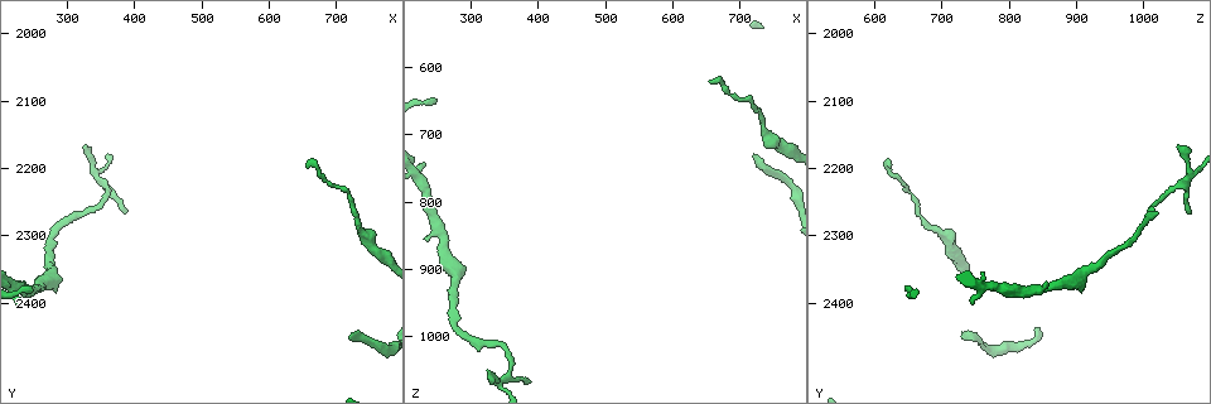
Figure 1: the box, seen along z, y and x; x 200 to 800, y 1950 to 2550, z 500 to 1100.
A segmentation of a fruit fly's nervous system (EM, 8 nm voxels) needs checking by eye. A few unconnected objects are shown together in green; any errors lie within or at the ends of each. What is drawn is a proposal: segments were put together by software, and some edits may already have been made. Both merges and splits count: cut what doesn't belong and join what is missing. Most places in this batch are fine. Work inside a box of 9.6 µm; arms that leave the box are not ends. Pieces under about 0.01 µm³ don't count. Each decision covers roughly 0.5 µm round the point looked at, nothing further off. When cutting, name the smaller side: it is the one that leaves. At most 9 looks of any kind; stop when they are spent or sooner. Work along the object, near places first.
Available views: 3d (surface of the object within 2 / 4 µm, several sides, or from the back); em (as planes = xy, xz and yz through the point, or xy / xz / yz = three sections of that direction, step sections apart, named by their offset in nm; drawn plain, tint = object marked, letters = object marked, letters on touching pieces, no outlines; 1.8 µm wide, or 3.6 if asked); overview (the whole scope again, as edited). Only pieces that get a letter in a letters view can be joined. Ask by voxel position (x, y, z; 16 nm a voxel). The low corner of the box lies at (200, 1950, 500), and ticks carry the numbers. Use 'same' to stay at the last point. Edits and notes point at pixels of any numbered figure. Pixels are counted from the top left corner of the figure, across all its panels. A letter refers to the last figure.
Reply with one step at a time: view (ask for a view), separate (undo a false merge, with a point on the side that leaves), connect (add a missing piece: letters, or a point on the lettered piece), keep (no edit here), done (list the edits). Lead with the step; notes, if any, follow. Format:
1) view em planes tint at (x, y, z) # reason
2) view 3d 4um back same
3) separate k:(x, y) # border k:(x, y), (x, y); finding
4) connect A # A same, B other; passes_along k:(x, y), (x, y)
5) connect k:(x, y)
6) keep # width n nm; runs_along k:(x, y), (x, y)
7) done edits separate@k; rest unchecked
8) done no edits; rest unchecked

view em planes letters at (725, 2440, 730) # tapers out

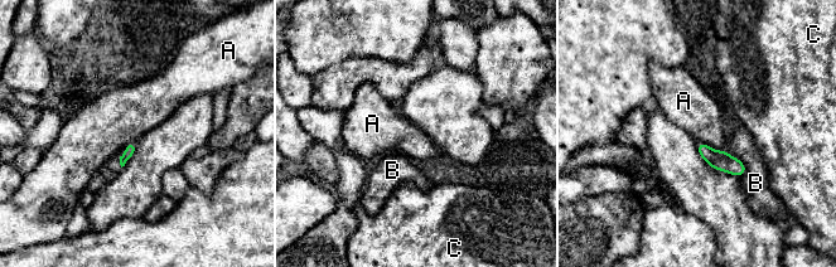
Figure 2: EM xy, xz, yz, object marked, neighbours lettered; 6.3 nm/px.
keep # A other, B other, C other; border 2:(701, 141), (713, 149), (723, 150); none of them fits

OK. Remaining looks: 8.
view 3d 2um at (655, 2200, 620) # thin end

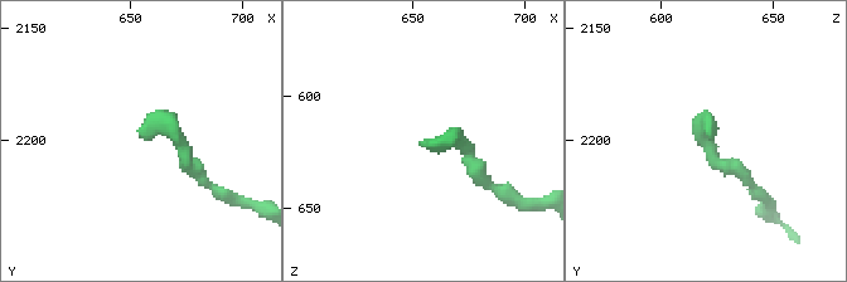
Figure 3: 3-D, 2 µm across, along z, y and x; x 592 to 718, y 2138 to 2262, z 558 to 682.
view em xy step 16 letters at (655, 2198, 621)

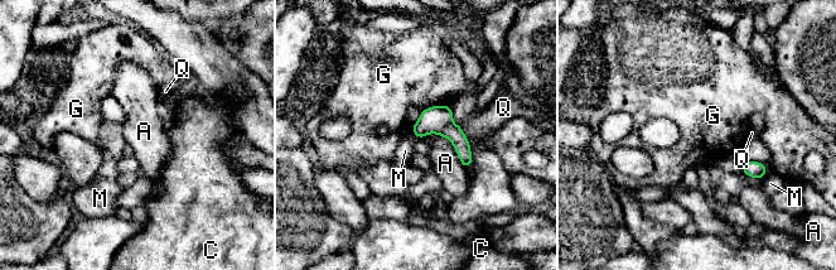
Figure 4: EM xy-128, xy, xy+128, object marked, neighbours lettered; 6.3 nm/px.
keep # A other, C other, G other, M other, Q other; border 4:(744, 173), (755, 178), (764, 176); no lettered piece goes on from it

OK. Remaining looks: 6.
view 3d 2um back at (330, 2165, 1055) # branch stops here

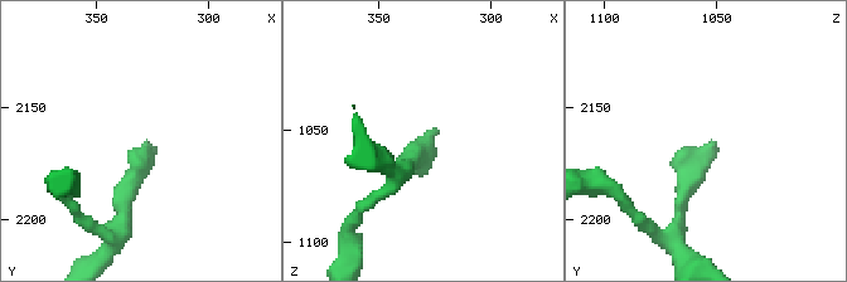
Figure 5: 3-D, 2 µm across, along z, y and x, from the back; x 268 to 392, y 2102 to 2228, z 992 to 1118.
view em planes letters at (324, 2168, 1050)

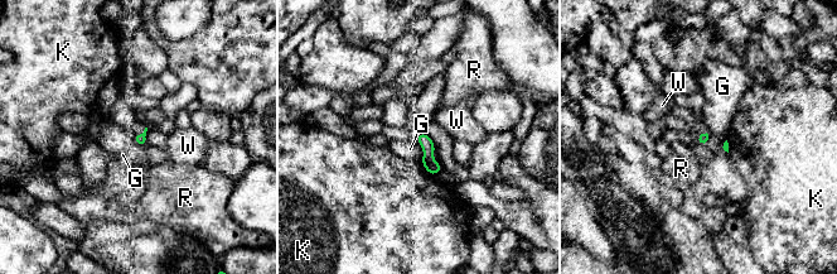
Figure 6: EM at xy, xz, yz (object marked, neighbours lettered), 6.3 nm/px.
keep # G other, K other, R other, W other; border 6:(415, 136), (424, 153), (421, 160); no lettered piece goes on from it

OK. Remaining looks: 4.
view em yz step 4 tint at (390, 2265, 1065) # tapers out

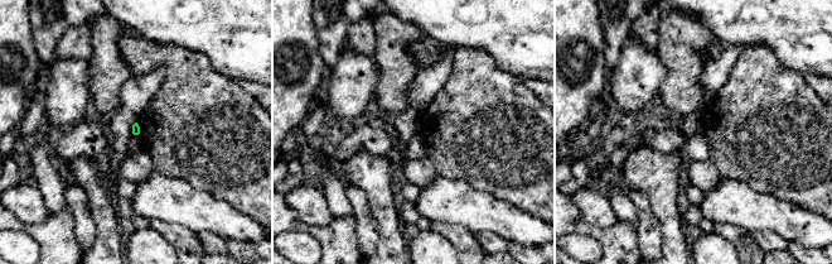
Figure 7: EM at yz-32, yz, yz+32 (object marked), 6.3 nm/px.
view em planes letters same # another direction

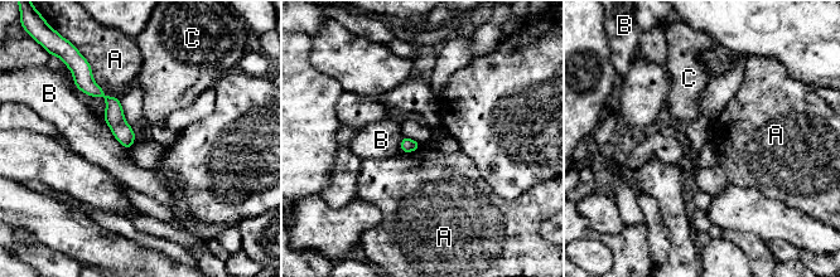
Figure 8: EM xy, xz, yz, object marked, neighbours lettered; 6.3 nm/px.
keep # A other, B other, C other; border 8:(90, 69), (104, 93), (104, 118); no lettered piece goes on from it

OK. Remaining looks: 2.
done no edits; rest unchecked

